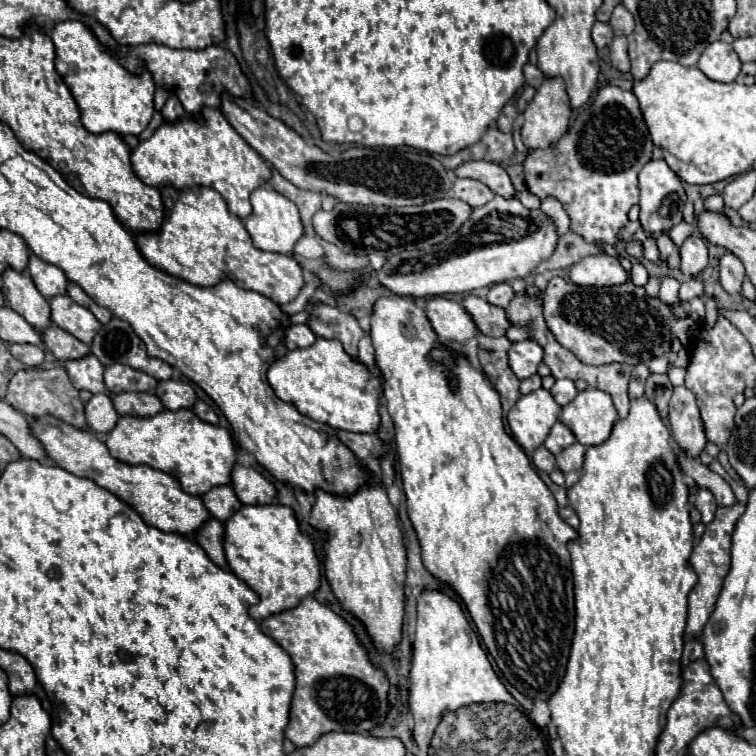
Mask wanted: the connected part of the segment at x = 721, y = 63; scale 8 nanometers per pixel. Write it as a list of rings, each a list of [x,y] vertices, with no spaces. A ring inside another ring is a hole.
[[[717,40],[703,50],[697,68],[715,82],[733,82],[741,72],[741,62],[731,44]]]

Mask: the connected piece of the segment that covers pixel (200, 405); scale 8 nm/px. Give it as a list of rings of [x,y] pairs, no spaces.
[[[197,400],[197,404],[191,408],[195,412],[195,416],[199,416],[203,422],[209,422],[209,424],[217,424],[217,414],[201,400]]]

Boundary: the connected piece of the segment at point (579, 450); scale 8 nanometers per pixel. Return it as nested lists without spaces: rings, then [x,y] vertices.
[[[579,442],[571,444],[567,450],[563,450],[563,452],[557,456],[557,468],[559,468],[563,474],[581,468],[581,466],[583,466],[585,450],[587,450],[587,448],[585,448],[583,444],[579,444]]]

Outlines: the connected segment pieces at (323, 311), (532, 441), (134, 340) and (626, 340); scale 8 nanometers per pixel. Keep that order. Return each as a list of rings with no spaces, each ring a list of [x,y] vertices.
[[[329,304],[313,306],[309,326],[321,338],[337,338],[351,356],[357,356],[357,344],[367,334],[353,314]]]
[[[539,388],[527,396],[521,396],[521,400],[509,410],[507,422],[515,440],[527,454],[533,454],[545,442],[559,414],[561,406],[553,400],[551,392]]]
[[[111,318],[103,324],[89,348],[103,366],[125,364],[135,370],[143,370],[157,380],[167,380],[173,376],[173,368],[159,358],[151,358],[143,346],[143,340],[127,322],[119,318]]]
[[[553,276],[543,292],[543,314],[557,342],[569,348],[581,362],[595,366],[611,362],[647,364],[655,356],[669,356],[673,340],[687,346],[699,330],[699,324],[689,316],[679,318],[673,306],[661,298],[649,298],[645,288],[631,282],[609,288],[585,288]]]

